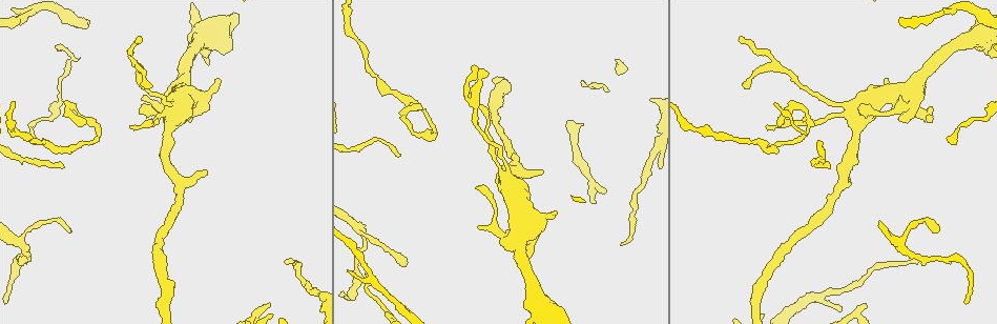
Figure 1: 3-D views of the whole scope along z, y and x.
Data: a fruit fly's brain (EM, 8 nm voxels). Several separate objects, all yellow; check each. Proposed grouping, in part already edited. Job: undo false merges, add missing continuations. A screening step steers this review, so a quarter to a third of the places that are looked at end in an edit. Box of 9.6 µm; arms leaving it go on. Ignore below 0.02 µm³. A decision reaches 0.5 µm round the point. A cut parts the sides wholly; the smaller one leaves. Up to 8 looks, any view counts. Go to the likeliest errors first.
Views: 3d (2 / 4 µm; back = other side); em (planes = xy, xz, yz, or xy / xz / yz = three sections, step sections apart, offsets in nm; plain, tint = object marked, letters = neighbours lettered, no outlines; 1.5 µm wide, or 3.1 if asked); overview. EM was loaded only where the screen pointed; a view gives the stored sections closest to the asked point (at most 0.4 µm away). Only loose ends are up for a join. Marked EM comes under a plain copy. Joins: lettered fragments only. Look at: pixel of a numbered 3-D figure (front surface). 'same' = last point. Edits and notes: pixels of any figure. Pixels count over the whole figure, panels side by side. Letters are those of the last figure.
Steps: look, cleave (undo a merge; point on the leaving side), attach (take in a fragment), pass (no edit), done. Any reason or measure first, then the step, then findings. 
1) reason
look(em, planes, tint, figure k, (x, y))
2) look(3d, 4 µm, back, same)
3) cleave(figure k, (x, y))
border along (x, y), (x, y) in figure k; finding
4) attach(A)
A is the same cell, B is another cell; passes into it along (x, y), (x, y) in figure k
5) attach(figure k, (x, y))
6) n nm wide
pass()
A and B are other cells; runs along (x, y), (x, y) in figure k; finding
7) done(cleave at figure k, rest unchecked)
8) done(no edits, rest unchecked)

branch stops here
look(em, xz, step 4, letters, figure 1, (138, 39))

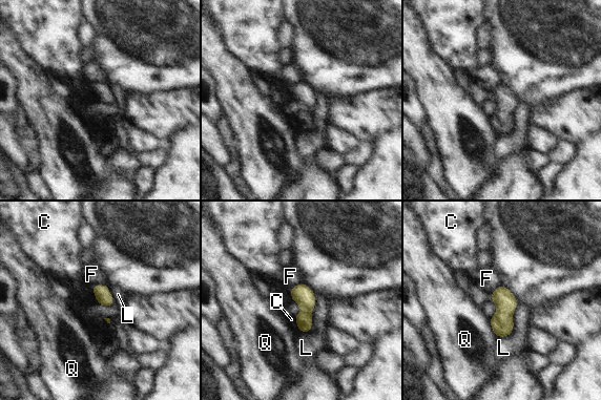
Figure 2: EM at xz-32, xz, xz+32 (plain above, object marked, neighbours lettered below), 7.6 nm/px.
120 nm wide
pass()
C, F, L and Q are other cells; border along (293, 315), (296, 328), (308, 333) in figure 2; no lettered fragment goes on from it

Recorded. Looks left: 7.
free end
look(em, yz, step 4, letters, figure 1, (542, 172))

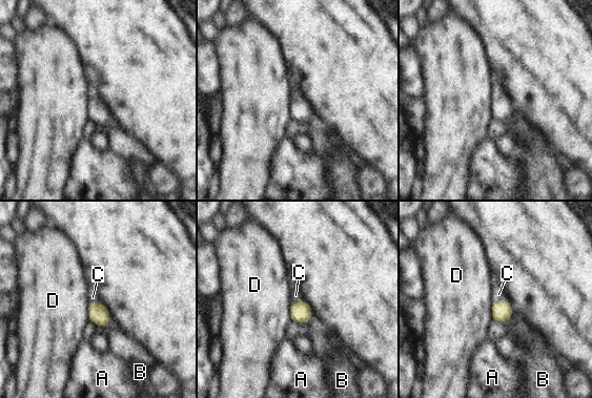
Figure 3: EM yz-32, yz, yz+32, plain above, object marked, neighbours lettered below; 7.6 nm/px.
another direction
look(em, planes, letters, same)

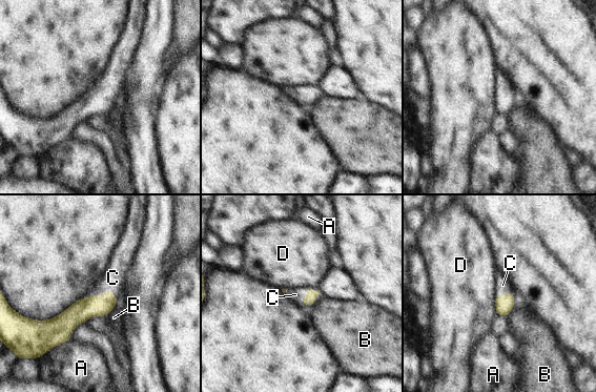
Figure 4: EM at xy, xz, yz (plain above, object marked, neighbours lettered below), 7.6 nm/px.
attach(C)
C is the same cell, A, B and D are other cells; passes into it along (85, 308), (101, 293), (112, 277) in figure 4; it goes on there

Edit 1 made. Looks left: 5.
see it whole again
look(overview)

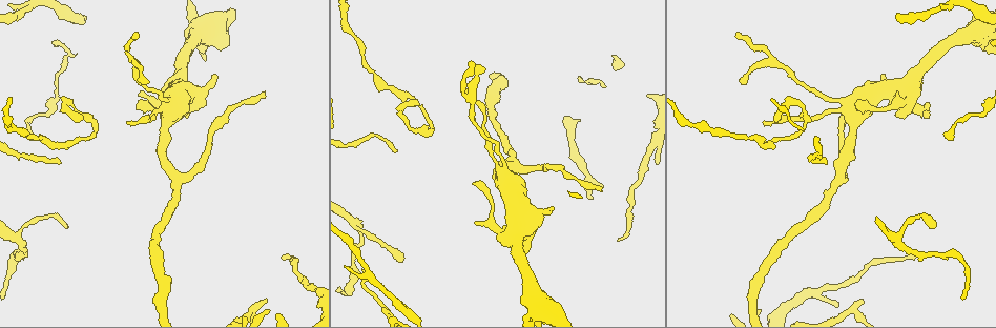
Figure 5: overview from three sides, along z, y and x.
branch stops here
look(3d, 4 µm, back, figure 5, (403, 259))

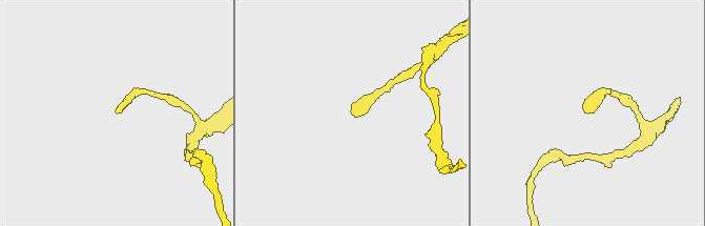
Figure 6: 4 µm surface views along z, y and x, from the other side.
look(em, xy, step 4, letters, figure 6, (116, 111))

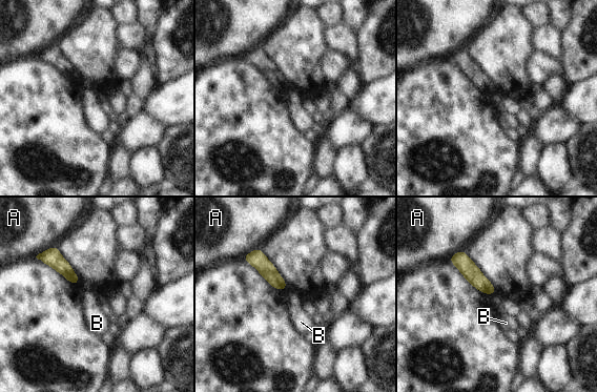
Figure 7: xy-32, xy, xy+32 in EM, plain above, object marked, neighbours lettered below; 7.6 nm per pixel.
another direction
look(em, planes, letters, same)

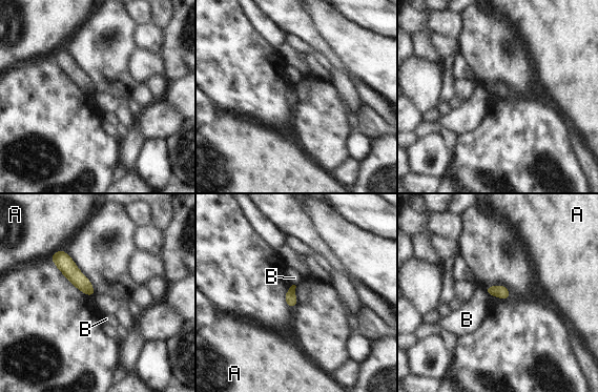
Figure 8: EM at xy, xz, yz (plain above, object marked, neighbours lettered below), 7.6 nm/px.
A touches over 130 nm
pass()
A and B are other cells; border along (485, 288), (490, 296) in figure 8; no lettered fragment goes on from it

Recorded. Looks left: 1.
done(attach at figure 4, rest unchecked)

